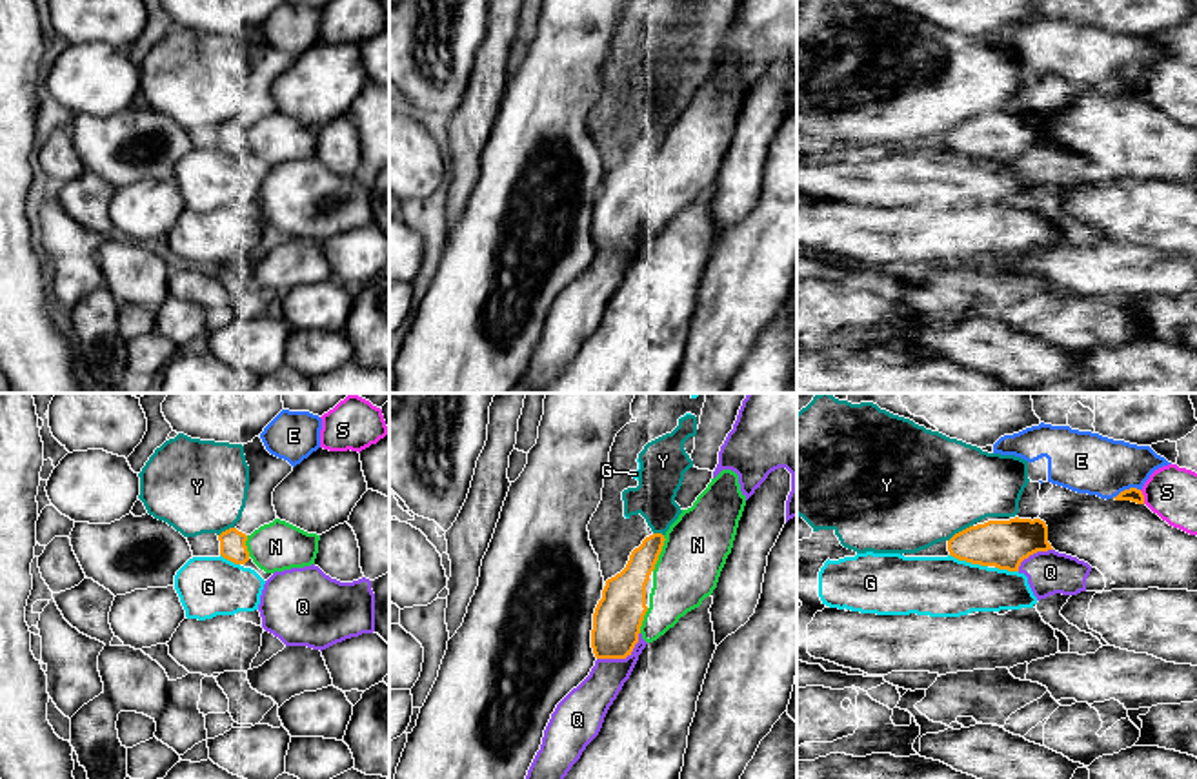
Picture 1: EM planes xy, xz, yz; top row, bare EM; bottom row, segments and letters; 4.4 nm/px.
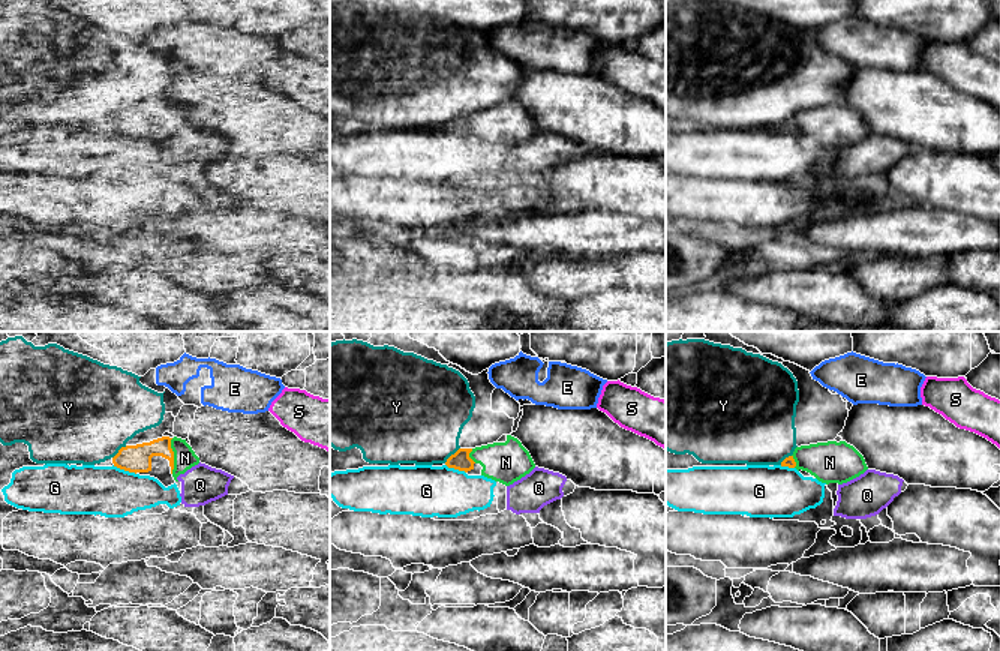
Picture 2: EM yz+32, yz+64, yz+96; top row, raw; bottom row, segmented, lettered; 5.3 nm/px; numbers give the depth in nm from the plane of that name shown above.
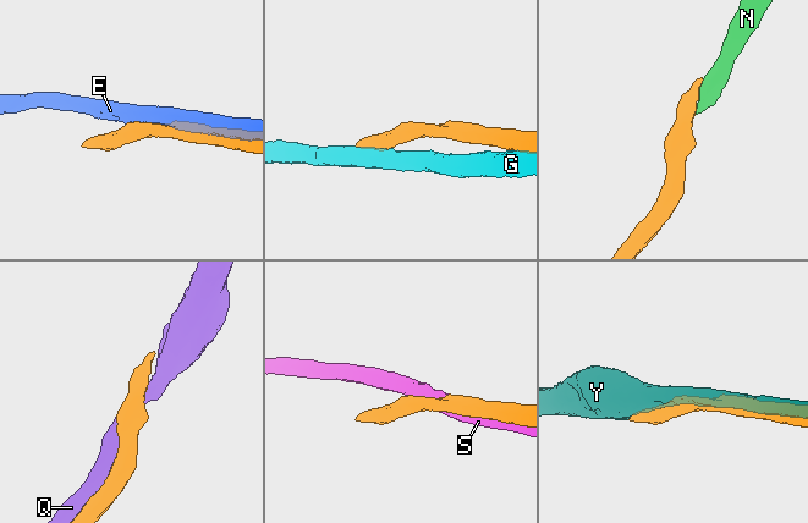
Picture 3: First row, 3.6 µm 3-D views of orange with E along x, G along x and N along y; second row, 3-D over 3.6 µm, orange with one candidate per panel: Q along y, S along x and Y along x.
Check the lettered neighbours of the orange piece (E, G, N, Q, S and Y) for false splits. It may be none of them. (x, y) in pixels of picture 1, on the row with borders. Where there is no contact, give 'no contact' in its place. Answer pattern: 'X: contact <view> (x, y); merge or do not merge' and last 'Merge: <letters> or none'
E: contact yz (1125, 490); do not merge
G: contact yz (968, 561); do not merge
N: contact xz (659, 554); merge
Q: contact xz (623, 657); do not merge
S: contact yz (1143, 497); do not merge
Y: contact yz (959, 532); do not merge
Merge: N

